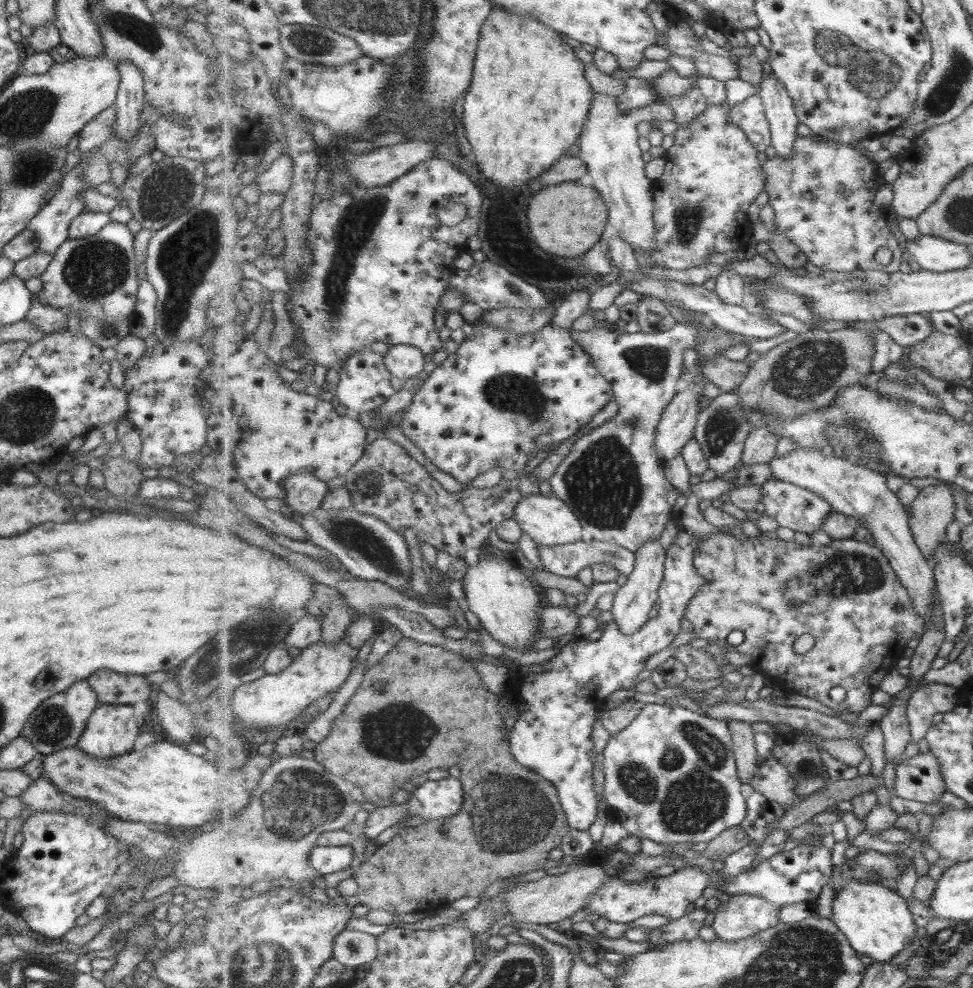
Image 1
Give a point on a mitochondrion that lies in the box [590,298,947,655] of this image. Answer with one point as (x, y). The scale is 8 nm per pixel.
(812, 588)

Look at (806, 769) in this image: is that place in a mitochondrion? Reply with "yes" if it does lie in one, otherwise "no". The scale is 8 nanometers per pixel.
yes

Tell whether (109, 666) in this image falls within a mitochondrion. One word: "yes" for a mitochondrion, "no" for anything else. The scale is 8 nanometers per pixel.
no

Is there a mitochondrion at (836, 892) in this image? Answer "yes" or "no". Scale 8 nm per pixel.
no

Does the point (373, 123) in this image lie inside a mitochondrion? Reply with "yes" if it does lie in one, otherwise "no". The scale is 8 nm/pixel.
no

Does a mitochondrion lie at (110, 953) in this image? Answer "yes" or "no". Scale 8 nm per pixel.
no

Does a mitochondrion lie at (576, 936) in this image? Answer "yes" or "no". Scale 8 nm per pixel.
no

